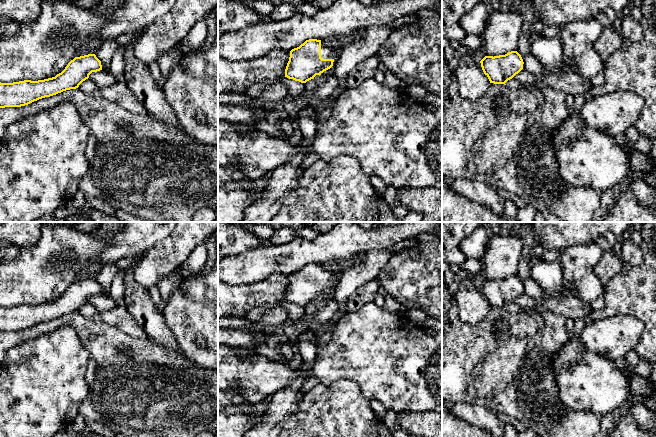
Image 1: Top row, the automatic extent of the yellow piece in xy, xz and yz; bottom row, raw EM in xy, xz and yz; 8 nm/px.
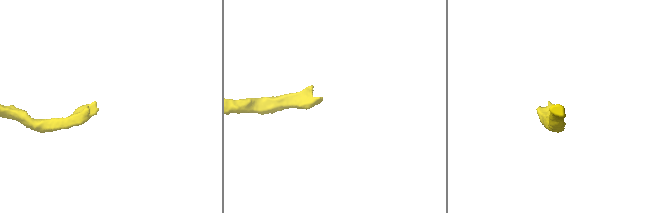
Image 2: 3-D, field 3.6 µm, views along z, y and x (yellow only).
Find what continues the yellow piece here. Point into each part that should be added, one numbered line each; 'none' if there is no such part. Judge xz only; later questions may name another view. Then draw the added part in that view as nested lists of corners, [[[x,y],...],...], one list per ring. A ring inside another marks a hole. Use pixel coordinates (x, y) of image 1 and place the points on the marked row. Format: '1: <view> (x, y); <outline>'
1: xz (327, 52); [[[321,41],[321,58],[322,59],[334,59],[335,51],[336,51],[336,49],[329,47],[325,43],[325,41]]]

